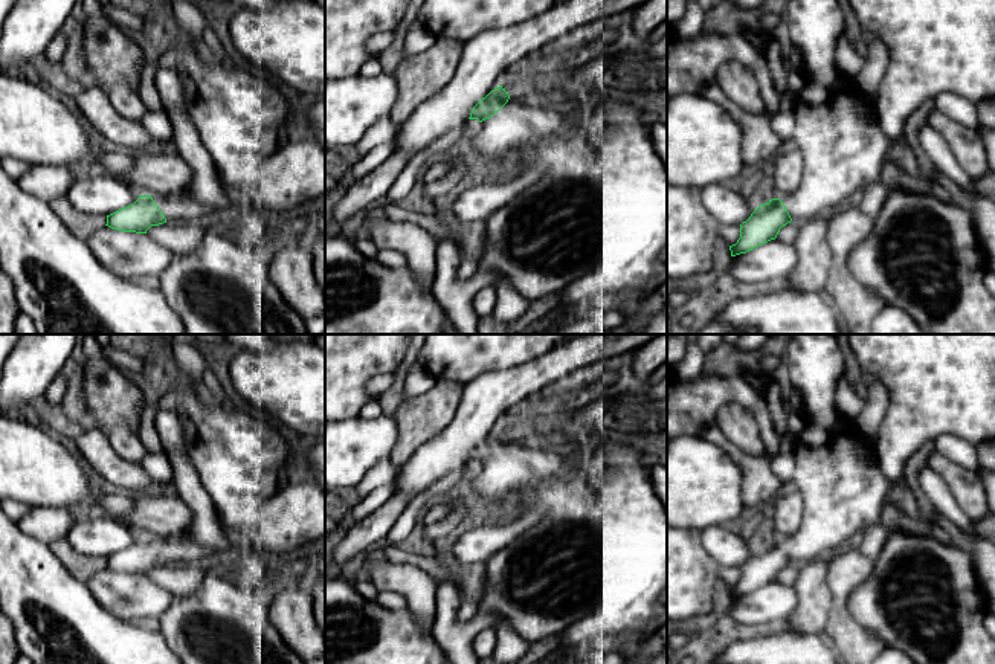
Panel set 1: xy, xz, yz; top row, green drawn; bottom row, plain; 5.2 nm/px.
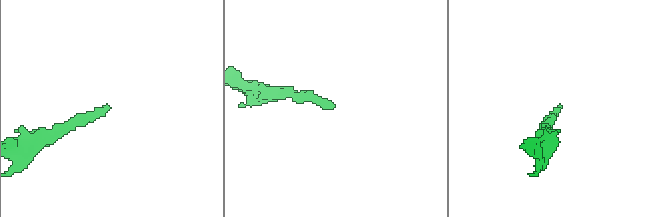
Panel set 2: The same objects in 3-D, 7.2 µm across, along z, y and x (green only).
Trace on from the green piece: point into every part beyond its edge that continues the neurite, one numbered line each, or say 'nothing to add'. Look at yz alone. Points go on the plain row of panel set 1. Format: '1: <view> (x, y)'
1: yz (843, 487)

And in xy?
1: xy (182, 548)

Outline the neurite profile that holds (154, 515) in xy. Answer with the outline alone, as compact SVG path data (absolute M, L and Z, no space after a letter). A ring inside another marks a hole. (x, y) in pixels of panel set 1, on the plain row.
M159 490L128 496L133 510L116 521L128 525L142 537L171 537L191 530L194 516L179 495L163 495Z

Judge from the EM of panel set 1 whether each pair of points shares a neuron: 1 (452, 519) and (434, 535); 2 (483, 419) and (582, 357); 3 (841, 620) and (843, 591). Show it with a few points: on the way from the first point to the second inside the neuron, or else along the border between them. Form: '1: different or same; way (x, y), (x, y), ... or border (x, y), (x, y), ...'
1: same; way (447, 524), (438, 533)
2: same; way (507, 394), (519, 382), (557, 362)
3: same; way (841, 612), (841, 599)

